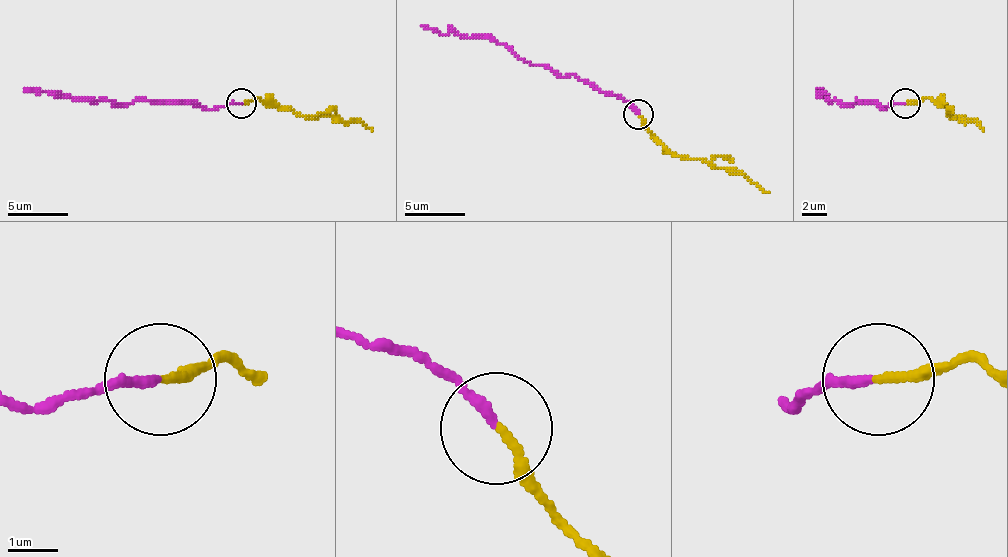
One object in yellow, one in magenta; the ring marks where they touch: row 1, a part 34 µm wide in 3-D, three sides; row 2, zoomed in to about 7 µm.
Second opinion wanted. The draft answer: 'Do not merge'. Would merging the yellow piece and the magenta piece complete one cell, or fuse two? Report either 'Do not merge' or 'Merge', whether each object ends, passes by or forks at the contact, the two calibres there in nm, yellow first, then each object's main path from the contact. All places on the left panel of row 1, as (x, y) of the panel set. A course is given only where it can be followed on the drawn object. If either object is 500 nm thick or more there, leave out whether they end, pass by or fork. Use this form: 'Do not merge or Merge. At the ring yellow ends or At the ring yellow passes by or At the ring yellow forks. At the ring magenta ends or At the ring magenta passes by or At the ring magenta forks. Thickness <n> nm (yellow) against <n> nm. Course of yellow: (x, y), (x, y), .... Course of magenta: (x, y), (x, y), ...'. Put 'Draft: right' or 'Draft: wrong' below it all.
Do not merge. At the ring yellow ends. At the ring magenta ends. Thickness 190 nm (yellow) against 180 nm. Course of yellow: (242, 103), (260, 97), (278, 110), (338, 116), (363, 122), (372, 131). Course of magenta: (242, 103), (218, 110), (145, 100), (106, 100), (24, 88)
Draft: right

